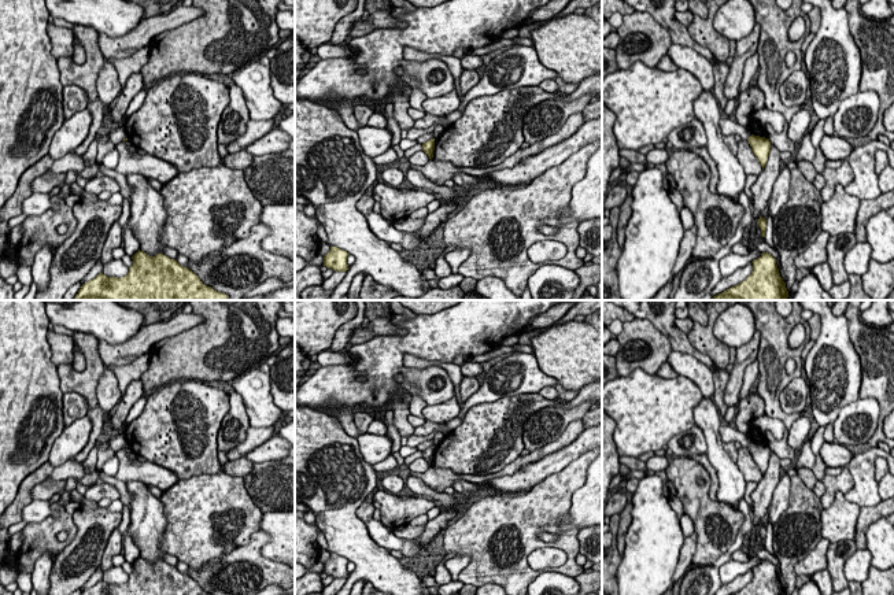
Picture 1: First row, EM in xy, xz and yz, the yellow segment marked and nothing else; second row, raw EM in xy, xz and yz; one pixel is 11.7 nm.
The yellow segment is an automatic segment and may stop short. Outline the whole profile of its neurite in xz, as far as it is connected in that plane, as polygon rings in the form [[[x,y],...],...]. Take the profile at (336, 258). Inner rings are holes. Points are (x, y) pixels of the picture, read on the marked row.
[[[330,247],[330,251],[324,256],[324,266],[333,269],[335,271],[347,271],[348,252],[337,247]]]

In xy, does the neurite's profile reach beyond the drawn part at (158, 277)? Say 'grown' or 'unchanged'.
unchanged

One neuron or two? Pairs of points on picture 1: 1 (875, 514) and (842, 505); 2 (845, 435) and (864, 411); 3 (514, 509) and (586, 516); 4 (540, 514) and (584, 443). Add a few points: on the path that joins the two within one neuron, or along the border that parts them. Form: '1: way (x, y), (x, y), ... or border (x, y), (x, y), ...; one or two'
1: border (860, 507), (856, 536), (853, 539); two
2: way (850, 429), (860, 417); one
3: border (583, 486), (572, 495), (561, 532); two
4: border (587, 450), (547, 477); two

